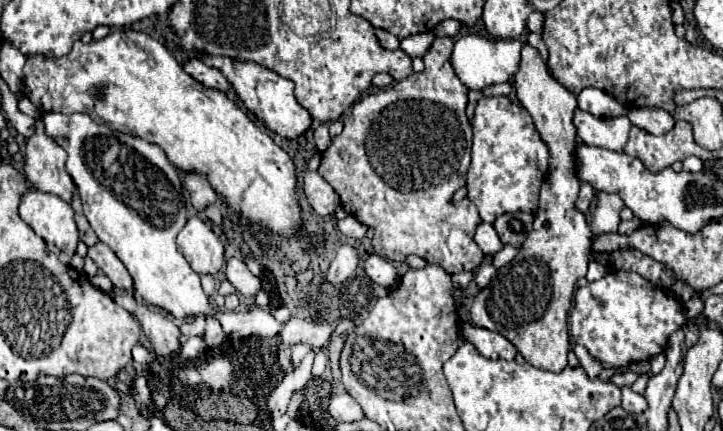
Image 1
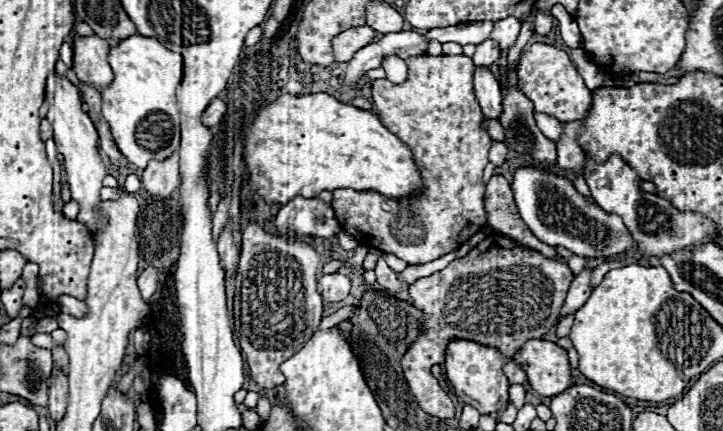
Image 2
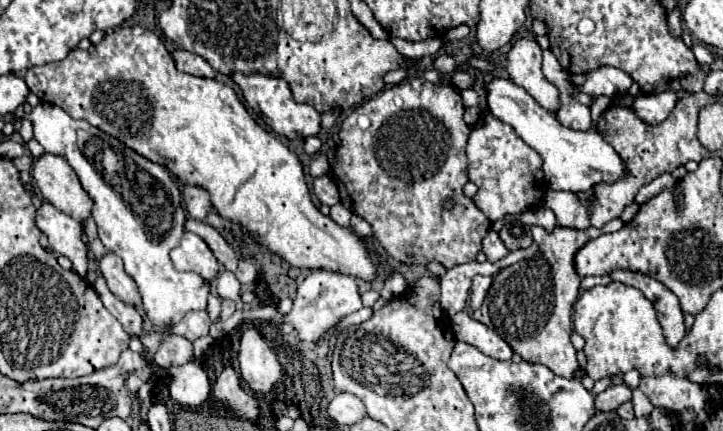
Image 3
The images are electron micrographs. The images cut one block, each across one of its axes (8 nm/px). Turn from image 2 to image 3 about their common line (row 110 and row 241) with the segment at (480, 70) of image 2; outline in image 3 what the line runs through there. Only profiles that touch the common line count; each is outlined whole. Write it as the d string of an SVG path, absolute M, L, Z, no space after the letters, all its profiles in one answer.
M490 230L488 236L482 240L482 250L484 250L488 262L498 262L508 254L508 250L502 244L502 240L498 238L498 232L494 232L494 230Z

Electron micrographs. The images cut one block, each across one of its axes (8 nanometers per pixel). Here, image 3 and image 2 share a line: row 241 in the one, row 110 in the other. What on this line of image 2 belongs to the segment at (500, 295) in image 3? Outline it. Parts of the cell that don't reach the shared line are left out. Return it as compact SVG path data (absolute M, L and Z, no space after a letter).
M532 44L522 52L516 70L520 88L534 102L534 112L552 114L560 122L570 122L584 118L592 108L592 92L586 88L582 76L564 50L548 44Z

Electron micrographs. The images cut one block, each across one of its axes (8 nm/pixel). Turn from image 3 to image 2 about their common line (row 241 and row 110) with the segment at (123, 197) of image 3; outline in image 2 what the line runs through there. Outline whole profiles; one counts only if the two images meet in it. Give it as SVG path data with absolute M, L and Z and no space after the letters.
M134 34L120 40L108 52L108 62L114 72L114 80L102 88L102 116L110 126L112 138L122 156L136 168L146 168L148 160L164 160L180 144L180 110L176 104L176 86L182 78L182 56L164 48L156 38Z

